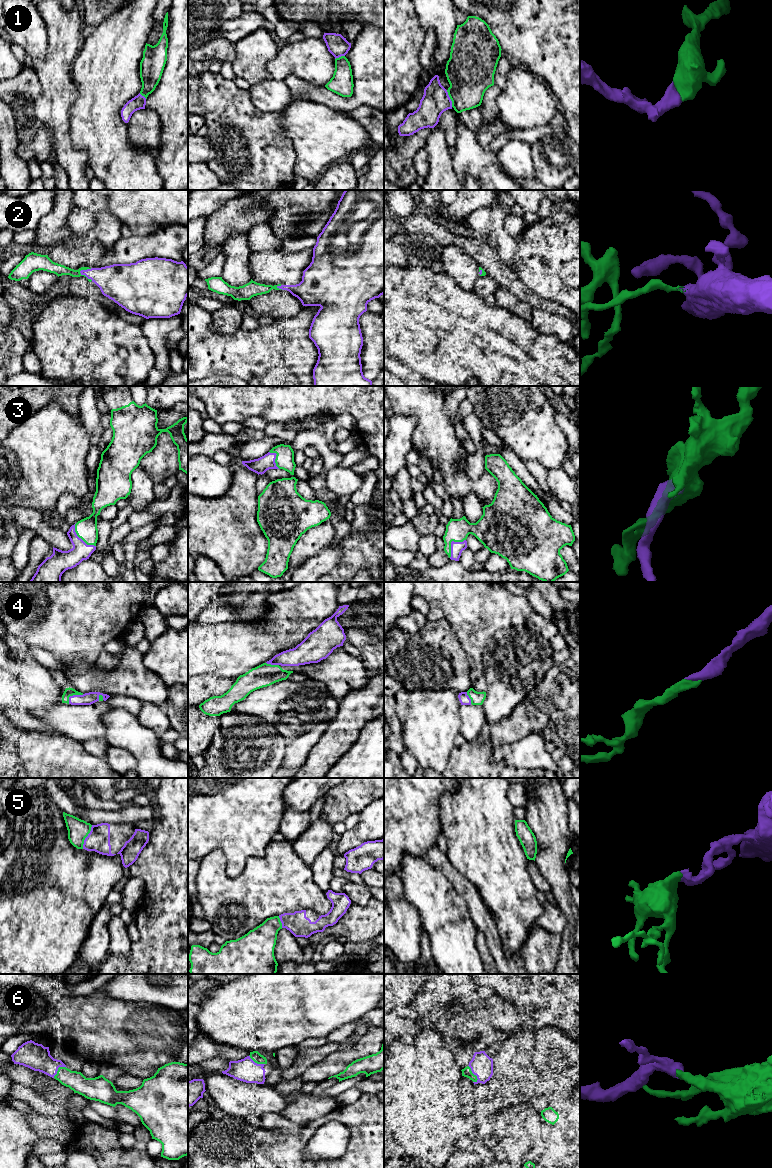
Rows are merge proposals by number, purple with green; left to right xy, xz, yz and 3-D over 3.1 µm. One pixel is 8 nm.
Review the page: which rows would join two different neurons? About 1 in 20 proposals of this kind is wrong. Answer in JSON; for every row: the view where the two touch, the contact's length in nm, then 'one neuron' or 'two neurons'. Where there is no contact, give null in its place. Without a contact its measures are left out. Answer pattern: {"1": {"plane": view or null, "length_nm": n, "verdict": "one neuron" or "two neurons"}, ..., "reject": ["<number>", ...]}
{"1": {"plane": "yz", "length_nm": 140, "verdict": "one neuron"}, "2": {"plane": "xy", "length_nm": 130, "verdict": "one neuron"}, "3": {"plane": "xy", "length_nm": 260, "verdict": "one neuron"}, "4": {"plane": "xy", "length_nm": 150, "verdict": "one neuron"}, "5": {"plane": "xy", "length_nm": 200, "verdict": "one neuron"}, "6": {"plane": "yz", "length_nm": 160, "verdict": "one neuron"}, "reject": []}

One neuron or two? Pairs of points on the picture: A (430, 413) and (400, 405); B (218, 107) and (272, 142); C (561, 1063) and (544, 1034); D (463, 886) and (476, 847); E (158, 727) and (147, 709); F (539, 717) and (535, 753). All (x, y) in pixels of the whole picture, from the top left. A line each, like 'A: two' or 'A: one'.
A: one
B: one
C: one
D: two
E: one
F: two

